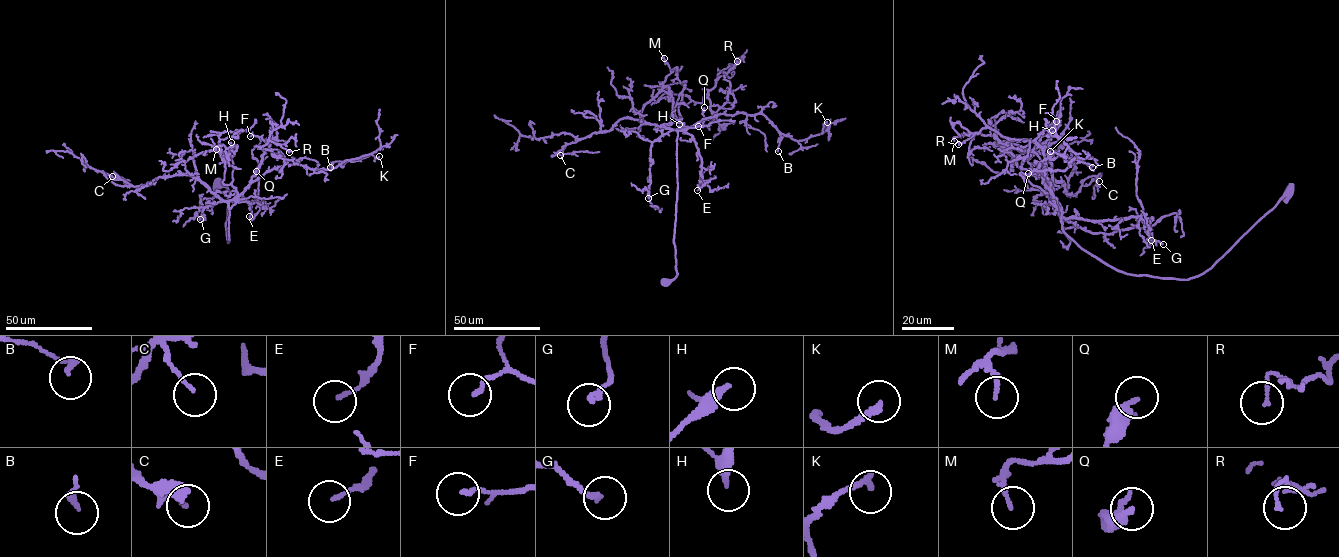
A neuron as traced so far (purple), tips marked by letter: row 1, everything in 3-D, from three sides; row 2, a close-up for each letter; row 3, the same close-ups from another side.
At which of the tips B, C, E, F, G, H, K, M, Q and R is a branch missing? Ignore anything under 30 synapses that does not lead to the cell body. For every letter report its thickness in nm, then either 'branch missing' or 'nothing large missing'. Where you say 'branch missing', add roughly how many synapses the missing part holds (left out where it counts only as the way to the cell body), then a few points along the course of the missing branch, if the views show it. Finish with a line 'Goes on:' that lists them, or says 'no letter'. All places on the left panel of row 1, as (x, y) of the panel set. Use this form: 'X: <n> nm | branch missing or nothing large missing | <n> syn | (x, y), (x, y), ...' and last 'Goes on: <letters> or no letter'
B: 220 nm | nothing large missing
C: 120 nm | nothing large missing
E: 120 nm | nothing large missing
F: 150 nm | nothing large missing
G: 190 nm | nothing large missing
H: 280 nm | branch missing | 35 syn | (231, 142), (230, 136), (247, 138), (259, 133)
K: 240 nm | nothing large missing
M: 120 nm | nothing large missing
Q: 190 nm | nothing large missing
R: 130 nm | nothing large missing
Goes on: H

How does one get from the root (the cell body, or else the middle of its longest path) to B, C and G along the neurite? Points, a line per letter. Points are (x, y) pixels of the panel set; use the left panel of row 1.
B: (216, 184), (229, 193), (228, 243), (229, 202), (252, 182), (284, 164), (326, 169), (333, 162), (330, 167)
C: (216, 184), (229, 193), (228, 243), (228, 204), (196, 178), (173, 175), (133, 186), (112, 176)
G: (216, 184), (229, 193), (228, 243), (227, 202), (206, 206), (202, 212), (201, 207), (197, 213), (200, 219)

